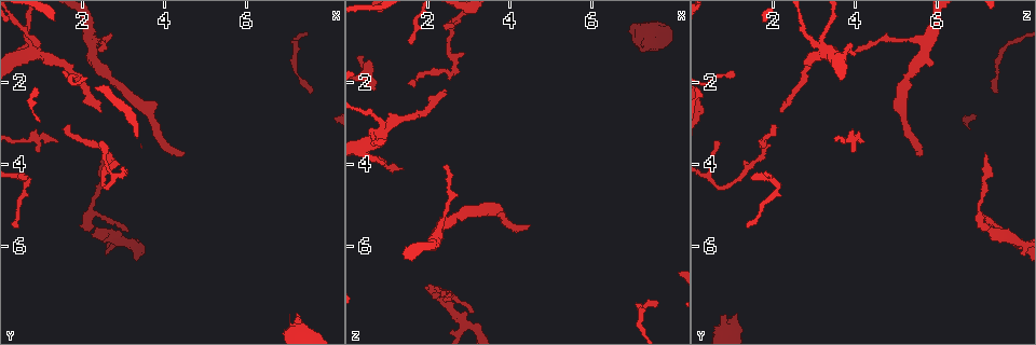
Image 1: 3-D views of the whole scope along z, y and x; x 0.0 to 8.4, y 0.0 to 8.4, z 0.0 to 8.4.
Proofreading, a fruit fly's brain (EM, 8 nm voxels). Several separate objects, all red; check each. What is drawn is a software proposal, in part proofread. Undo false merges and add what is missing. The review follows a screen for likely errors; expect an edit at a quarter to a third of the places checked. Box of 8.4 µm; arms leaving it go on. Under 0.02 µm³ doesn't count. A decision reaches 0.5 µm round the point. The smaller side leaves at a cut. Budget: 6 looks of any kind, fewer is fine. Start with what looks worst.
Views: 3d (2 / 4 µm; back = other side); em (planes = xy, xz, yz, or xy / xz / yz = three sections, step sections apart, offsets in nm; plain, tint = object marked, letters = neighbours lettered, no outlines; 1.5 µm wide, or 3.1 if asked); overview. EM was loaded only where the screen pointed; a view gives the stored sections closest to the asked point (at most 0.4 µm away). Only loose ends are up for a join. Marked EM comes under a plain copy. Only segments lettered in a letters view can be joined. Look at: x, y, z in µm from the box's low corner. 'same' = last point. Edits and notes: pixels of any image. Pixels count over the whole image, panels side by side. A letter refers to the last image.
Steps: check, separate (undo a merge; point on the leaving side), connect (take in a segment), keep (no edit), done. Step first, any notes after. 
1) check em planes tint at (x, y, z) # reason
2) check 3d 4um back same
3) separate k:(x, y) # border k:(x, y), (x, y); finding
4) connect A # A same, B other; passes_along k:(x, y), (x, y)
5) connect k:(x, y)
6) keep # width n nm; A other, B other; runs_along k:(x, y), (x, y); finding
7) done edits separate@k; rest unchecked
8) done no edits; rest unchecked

check 3d 2um at (4.45, 3.75, 5.50) # end of a long branch

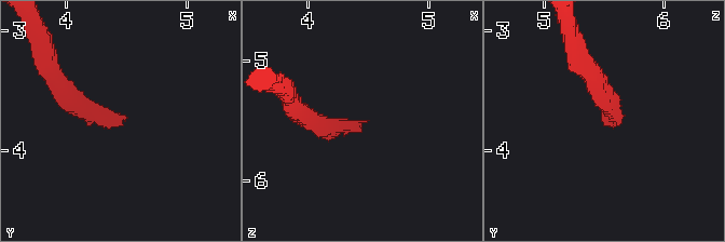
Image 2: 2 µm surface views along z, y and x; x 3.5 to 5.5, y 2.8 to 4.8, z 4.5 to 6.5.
check em planes tint at (4.50, 3.74, 5.50)

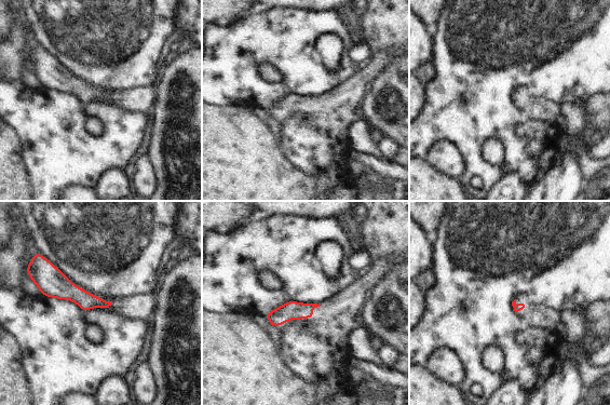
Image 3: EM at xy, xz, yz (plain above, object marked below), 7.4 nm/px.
check em planes letters same

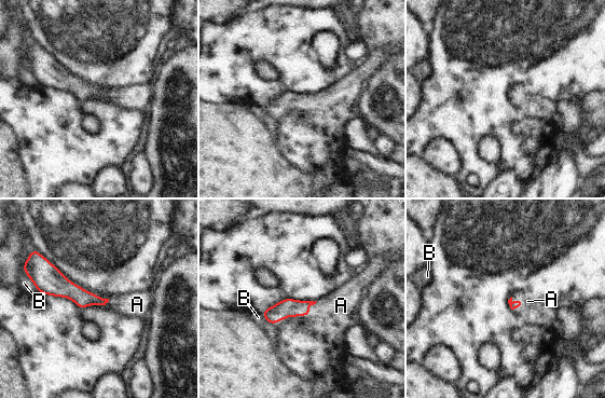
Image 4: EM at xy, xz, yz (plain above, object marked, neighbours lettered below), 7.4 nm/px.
connect A # A same, B other; it goes on there

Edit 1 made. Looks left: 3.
check overview

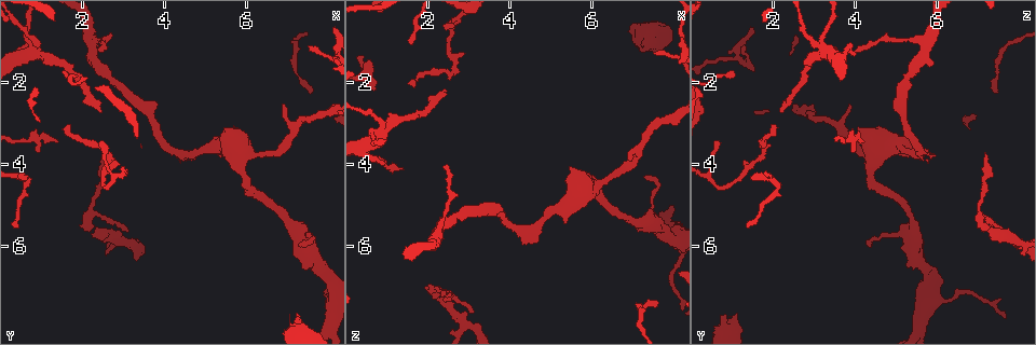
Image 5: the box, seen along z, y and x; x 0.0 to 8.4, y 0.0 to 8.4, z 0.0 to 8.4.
check 3d 4um at (0.95, 1.30, 4.00)

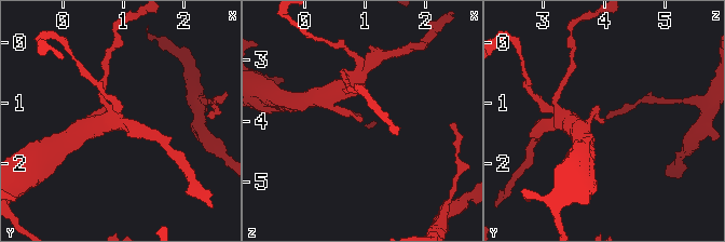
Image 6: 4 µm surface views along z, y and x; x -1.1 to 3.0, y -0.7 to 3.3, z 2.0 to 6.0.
check em planes letters at (0.90, 1.25, 4.00) # now the EM

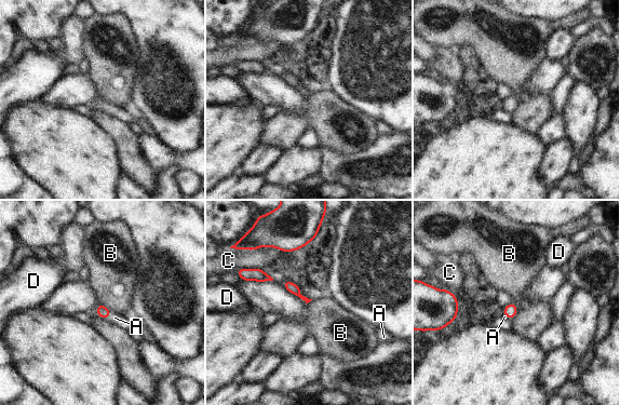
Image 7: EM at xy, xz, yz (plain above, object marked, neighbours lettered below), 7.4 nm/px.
connect A # A same, B other, C other, D other; passes_along 7:(102, 311), (109, 315), (115, 318); it goes on there

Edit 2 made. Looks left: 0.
done edits connect@4, connect@7; rest unchecked

